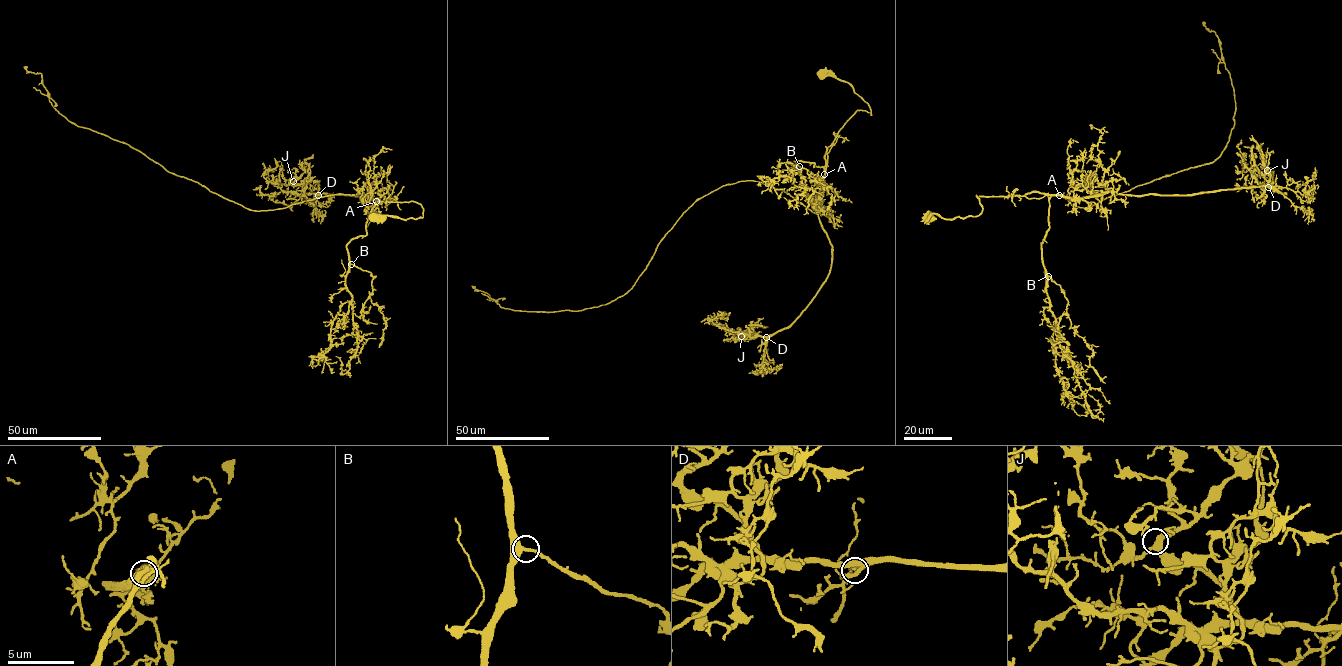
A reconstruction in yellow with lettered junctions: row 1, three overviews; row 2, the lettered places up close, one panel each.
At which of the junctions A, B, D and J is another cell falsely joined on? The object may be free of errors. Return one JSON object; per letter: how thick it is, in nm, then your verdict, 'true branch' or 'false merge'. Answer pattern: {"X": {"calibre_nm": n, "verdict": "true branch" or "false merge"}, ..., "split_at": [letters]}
{"A": {"calibre_nm": 600, "verdict": "false merge"}, "B": {"calibre_nm": 360, "verdict": "true branch"}, "D": {"calibre_nm": 280, "verdict": "true branch"}, "J": {"calibre_nm": 360, "verdict": "true branch"}, "split_at": ["A"]}

